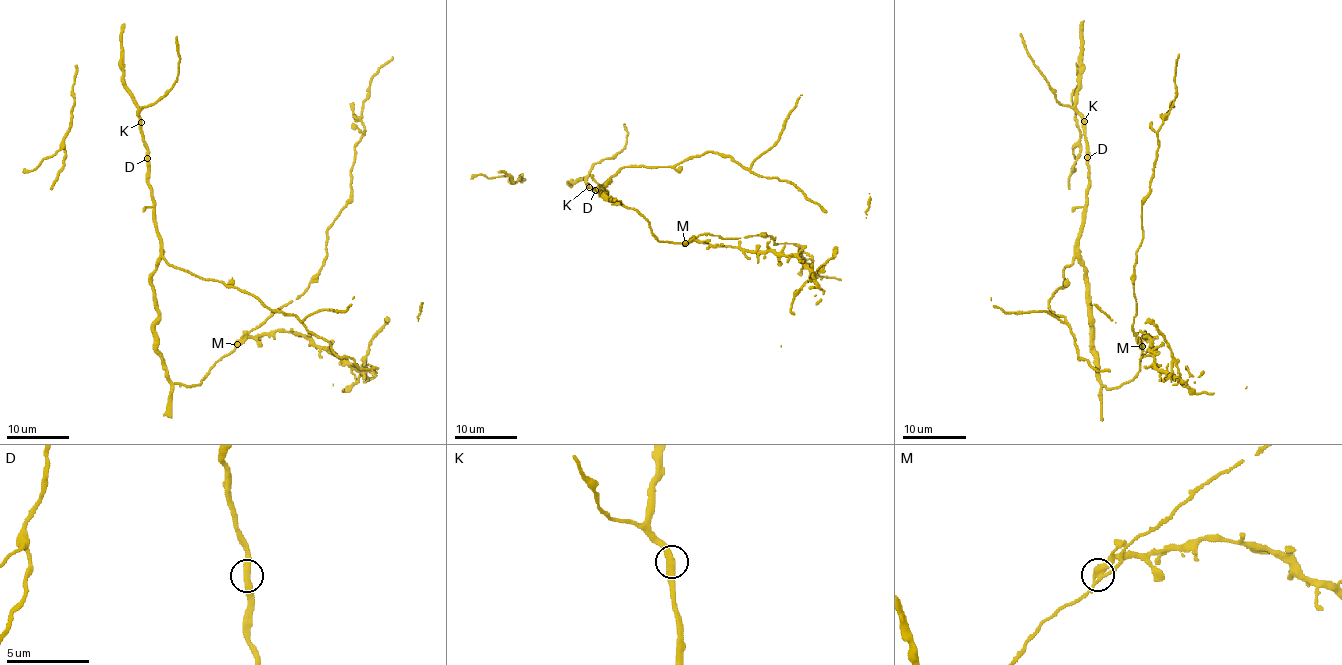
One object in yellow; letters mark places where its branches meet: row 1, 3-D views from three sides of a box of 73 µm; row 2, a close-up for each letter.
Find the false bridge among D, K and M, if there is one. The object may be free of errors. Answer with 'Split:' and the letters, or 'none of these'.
Split: M

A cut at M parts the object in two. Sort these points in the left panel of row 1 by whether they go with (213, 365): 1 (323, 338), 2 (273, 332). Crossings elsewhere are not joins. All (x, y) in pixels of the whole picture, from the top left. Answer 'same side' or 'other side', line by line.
1: same side
2: other side

